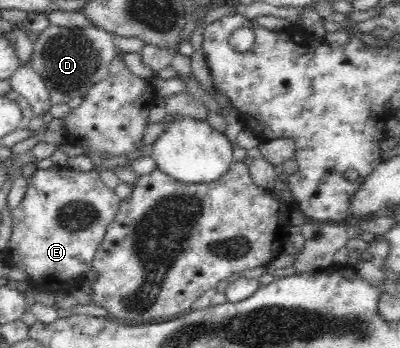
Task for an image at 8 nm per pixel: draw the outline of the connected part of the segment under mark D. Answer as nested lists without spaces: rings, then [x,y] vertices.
[[[49,25],[33,42],[32,67],[44,81],[51,106],[66,104],[75,97],[84,97],[89,90],[109,75],[109,68],[118,50],[112,35],[96,26],[60,27]]]

